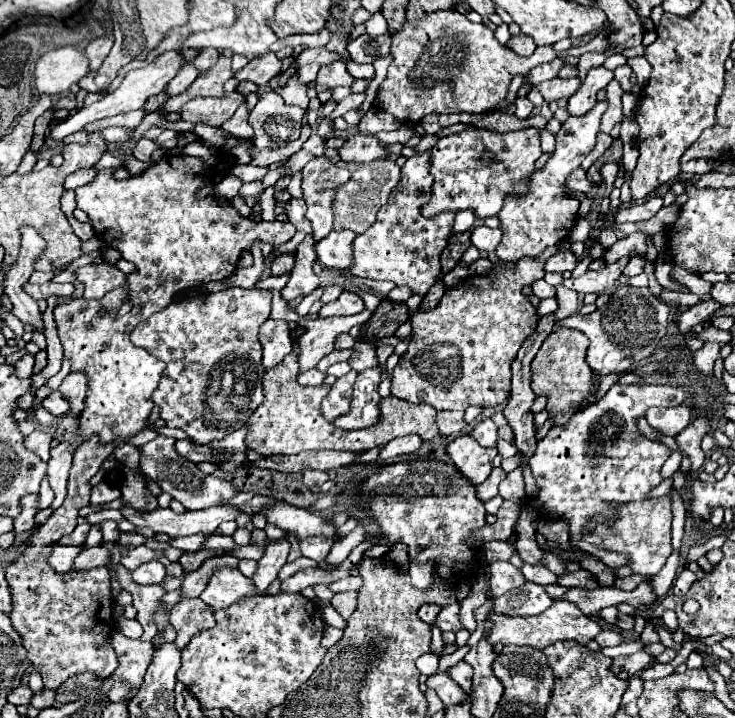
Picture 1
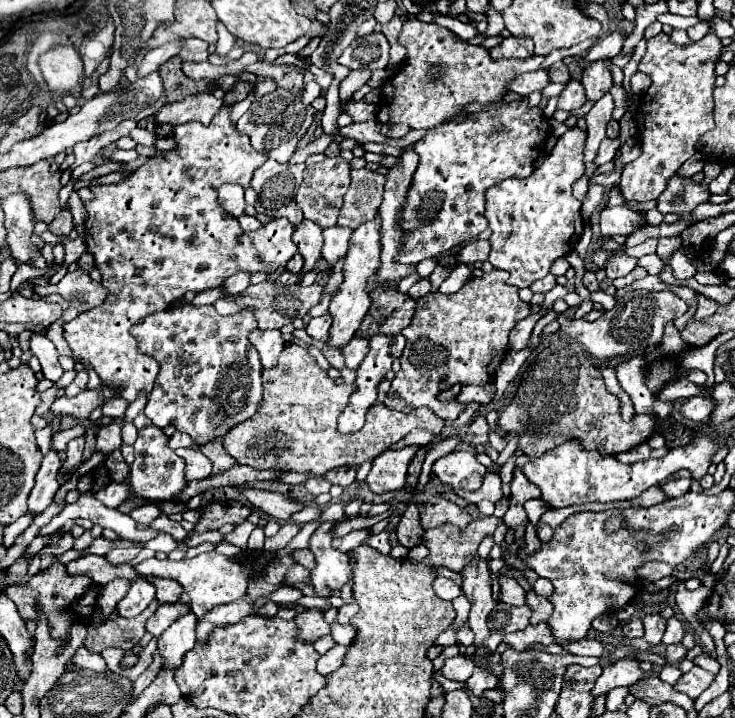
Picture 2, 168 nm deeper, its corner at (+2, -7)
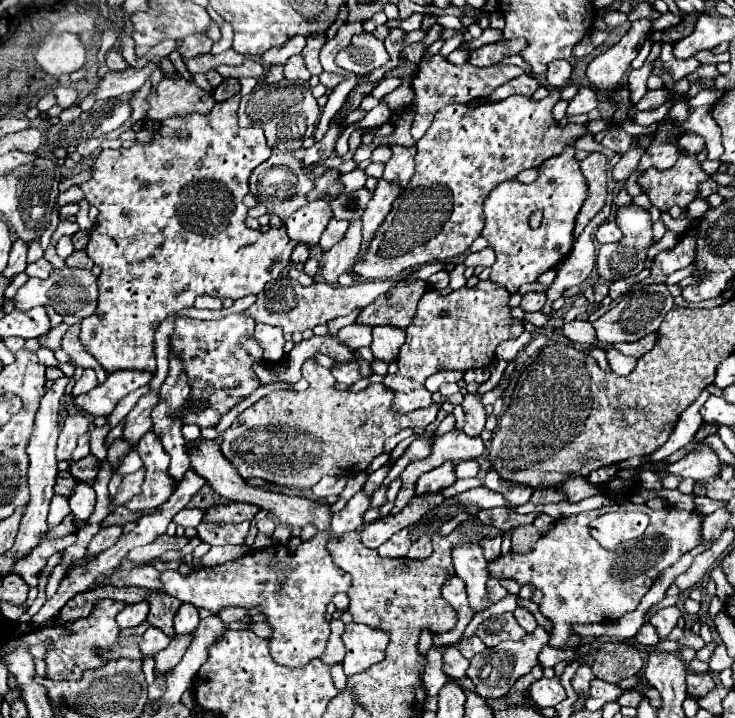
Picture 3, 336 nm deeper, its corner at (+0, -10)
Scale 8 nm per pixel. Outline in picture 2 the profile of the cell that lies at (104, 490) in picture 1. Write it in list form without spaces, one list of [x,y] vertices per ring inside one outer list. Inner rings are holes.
[[[113,482],[107,488],[99,490],[97,500],[101,500],[107,508],[117,508],[121,502],[129,498],[129,484],[127,482]]]

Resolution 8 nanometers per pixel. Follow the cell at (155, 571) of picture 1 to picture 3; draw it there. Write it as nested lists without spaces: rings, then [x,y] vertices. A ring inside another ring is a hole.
[[[147,601],[131,603],[117,615],[117,623],[119,623],[121,629],[135,627],[135,625],[139,625],[139,623],[143,623],[147,619],[147,613],[149,613],[149,603]]]

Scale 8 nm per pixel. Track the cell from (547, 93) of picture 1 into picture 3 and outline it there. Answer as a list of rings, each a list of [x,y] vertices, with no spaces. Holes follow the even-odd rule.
[[[579,87],[577,95],[569,101],[567,115],[579,115],[579,113],[589,113],[591,109],[597,107],[597,95],[591,87]]]

